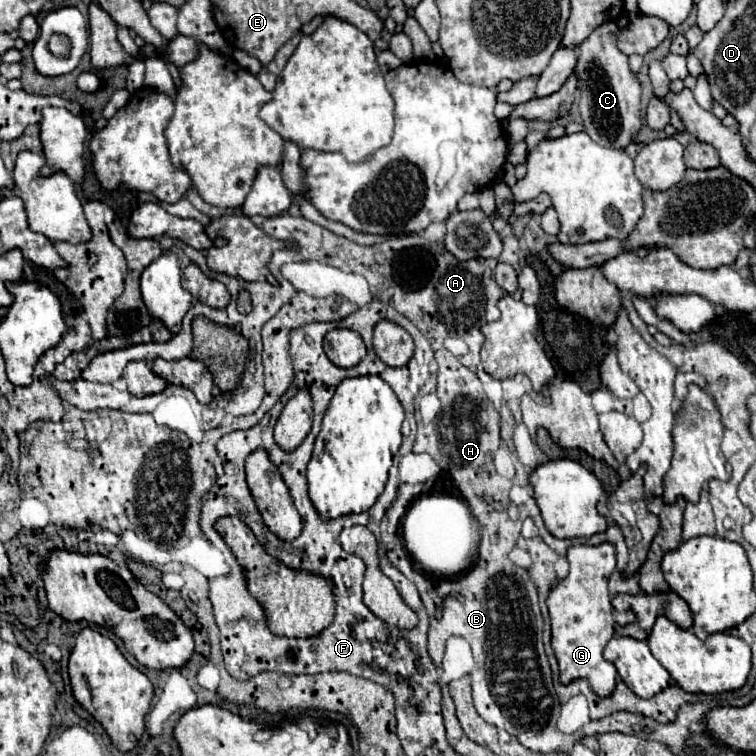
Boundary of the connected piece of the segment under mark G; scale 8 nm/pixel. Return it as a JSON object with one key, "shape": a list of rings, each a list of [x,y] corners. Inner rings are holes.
{"shape":[[[610,543],[574,545],[568,549],[570,573],[560,581],[548,597],[552,621],[552,651],[560,665],[560,683],[568,685],[576,679],[586,679],[592,691],[600,697],[610,697],[616,685],[616,669],[602,657],[610,637],[614,637],[616,611],[610,605],[608,579],[616,569],[616,555]]]}

